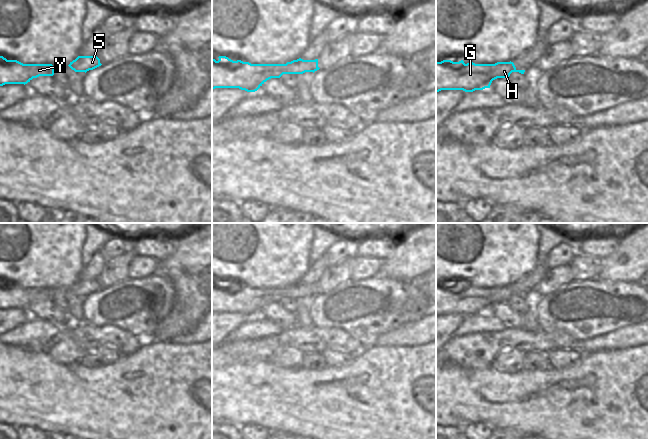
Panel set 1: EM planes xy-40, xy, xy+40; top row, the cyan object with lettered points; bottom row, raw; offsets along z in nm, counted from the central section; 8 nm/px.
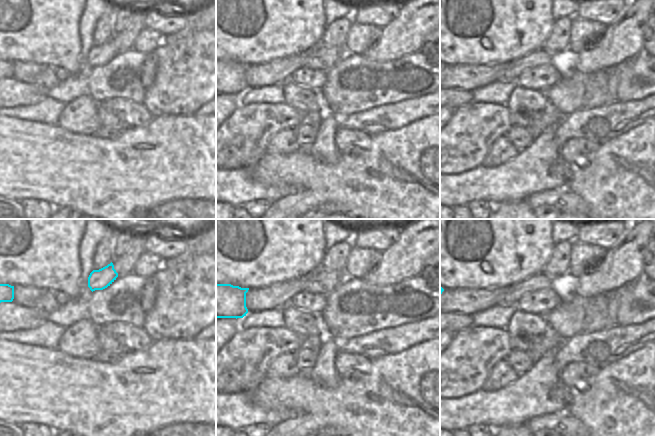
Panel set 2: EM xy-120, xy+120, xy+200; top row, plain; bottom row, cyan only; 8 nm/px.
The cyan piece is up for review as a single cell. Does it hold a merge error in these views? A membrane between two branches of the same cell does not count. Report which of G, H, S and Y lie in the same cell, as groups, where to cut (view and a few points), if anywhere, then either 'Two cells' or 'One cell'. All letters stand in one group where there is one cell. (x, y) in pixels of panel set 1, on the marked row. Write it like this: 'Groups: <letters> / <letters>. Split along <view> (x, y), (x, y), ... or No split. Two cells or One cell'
Groups: G H S Y. No split. One cell

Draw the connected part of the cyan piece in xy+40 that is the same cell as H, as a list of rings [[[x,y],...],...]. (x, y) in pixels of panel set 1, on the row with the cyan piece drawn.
[[[443,60],[436,62],[436,92],[483,90],[490,88],[493,80],[508,78],[512,72],[524,74],[525,70],[517,70],[511,61],[495,64],[475,64],[473,62],[465,64],[463,60],[459,62]]]

